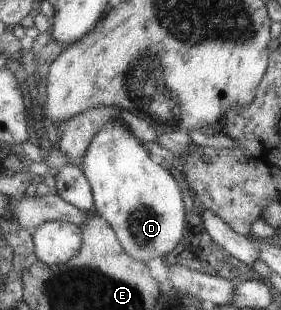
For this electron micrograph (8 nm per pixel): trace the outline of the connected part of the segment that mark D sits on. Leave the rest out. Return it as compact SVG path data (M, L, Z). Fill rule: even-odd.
M108 121L102 126L98 135L92 140L83 161L82 168L92 184L96 212L117 231L118 239L128 255L132 255L142 263L156 257L166 258L166 255L170 255L182 241L186 229L188 211L186 211L182 189L176 177L164 166L165 164L159 164L159 160L148 153L144 142L140 141L140 138L134 135L130 127L122 121Z

